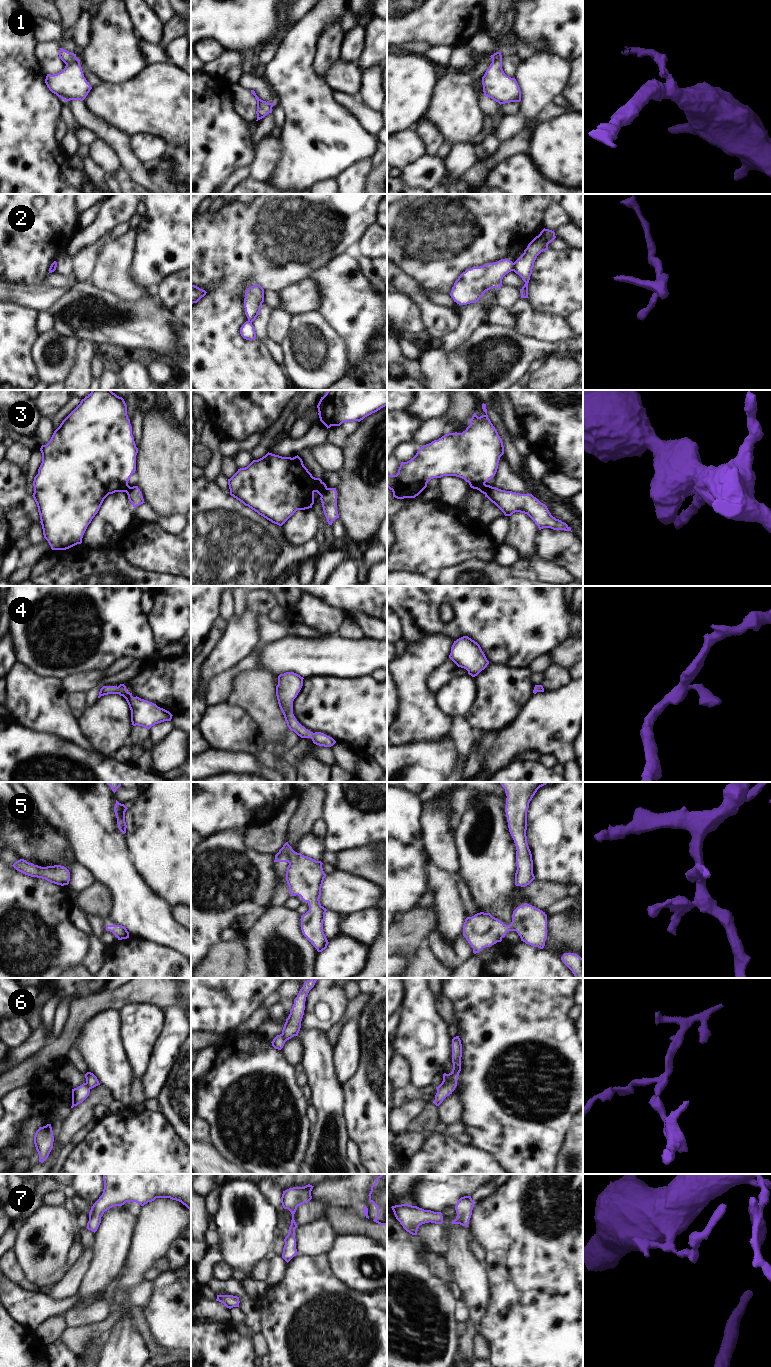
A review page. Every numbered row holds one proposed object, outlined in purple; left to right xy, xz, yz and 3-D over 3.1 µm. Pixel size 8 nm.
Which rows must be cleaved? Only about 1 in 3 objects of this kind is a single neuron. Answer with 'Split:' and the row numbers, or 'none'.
Split: 2, 3, 6

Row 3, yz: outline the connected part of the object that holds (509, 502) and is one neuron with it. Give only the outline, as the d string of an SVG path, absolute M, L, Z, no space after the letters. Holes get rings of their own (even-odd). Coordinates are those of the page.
M492 487L485 493L485 497L494 503L505 516L511 516L515 512L527 514L539 530L551 528L553 530L571 531L566 523L553 517L547 506L532 494L520 494Z

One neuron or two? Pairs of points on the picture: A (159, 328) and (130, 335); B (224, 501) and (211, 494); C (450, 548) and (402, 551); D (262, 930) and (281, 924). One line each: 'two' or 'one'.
A: one
B: one
C: one
D: one

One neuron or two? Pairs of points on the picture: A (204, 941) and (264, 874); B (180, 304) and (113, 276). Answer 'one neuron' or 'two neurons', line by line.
A: one neuron
B: two neurons

